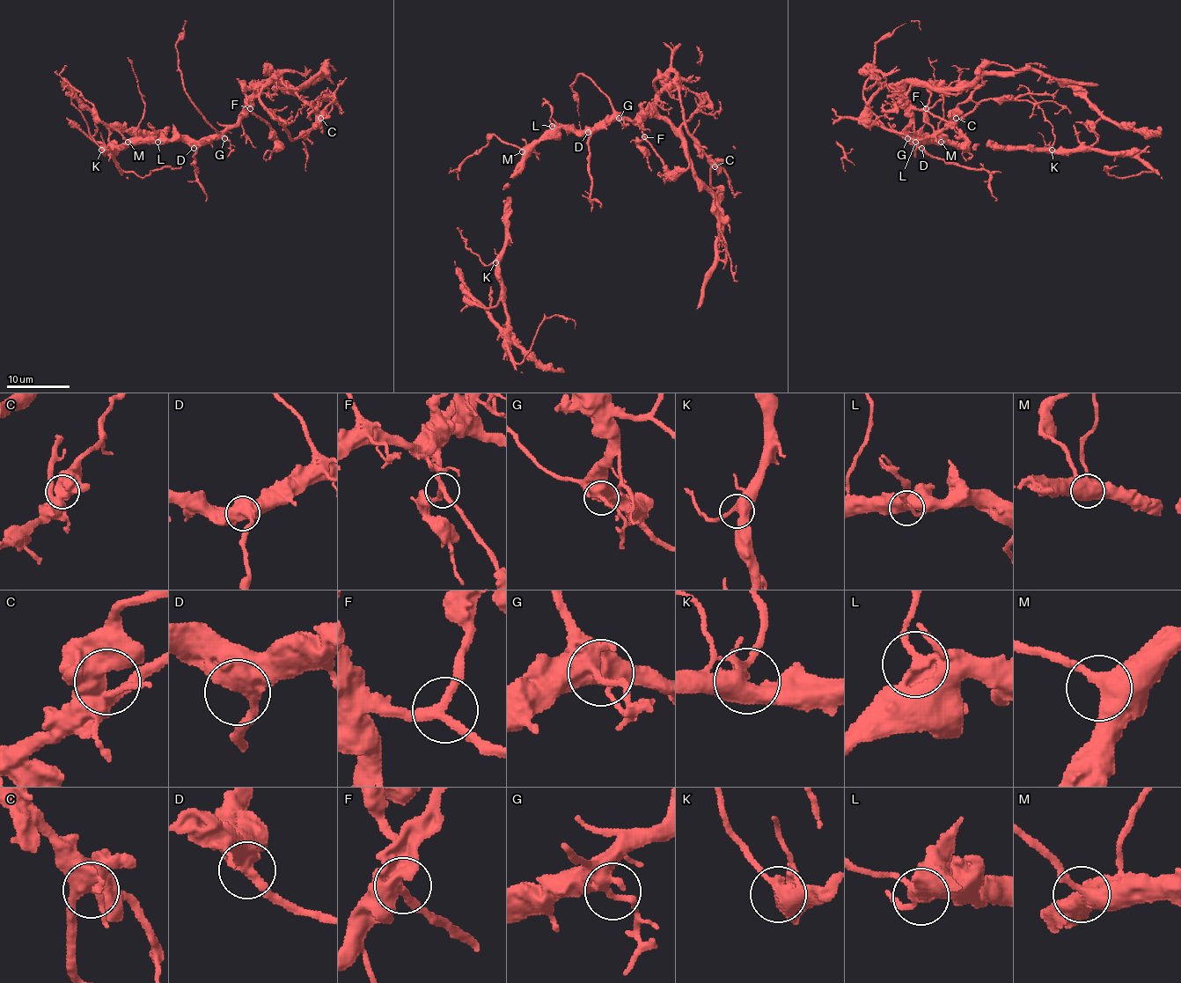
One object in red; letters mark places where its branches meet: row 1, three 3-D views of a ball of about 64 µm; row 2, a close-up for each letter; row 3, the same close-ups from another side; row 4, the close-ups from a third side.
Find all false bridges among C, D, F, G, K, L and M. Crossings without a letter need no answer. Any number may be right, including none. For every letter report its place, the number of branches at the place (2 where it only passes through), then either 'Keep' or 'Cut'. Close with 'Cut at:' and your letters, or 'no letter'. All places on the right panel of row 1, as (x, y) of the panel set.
C: Place: (956, 118). Branches: 4. Keep
D: Place: (921, 148). Branches: 2. Keep
F: Place: (926, 108). Branches: 3. Keep
G: Place: (907, 138). Branches: 3. Keep
K: Place: (1052, 150). Branches: 4. Keep
L: Place: (915, 142). Branches: 2. Keep
M: Place: (941, 142). Branches: 2. Keep
Cut at: no letter

